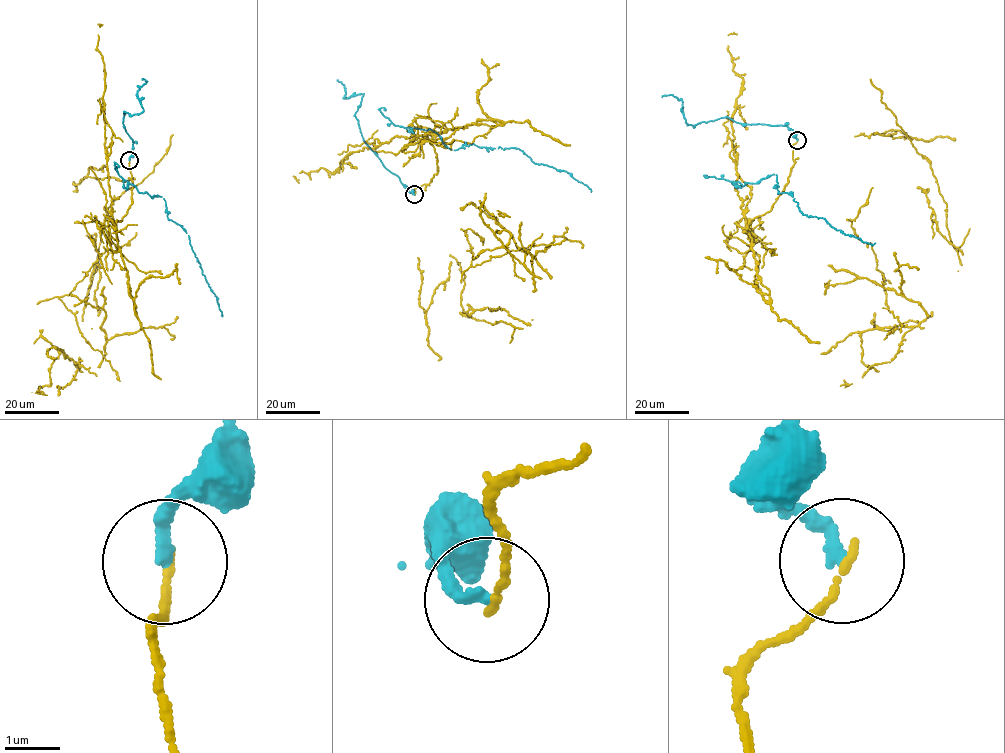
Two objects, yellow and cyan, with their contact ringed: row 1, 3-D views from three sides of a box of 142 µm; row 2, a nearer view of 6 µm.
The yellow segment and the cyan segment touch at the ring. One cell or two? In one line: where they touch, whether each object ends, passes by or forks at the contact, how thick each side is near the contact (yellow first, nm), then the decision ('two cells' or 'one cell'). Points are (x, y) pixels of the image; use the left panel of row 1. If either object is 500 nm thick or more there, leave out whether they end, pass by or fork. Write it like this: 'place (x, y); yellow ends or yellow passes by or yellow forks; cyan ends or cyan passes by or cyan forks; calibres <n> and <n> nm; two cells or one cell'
place (129, 160); yellow ends; cyan ends; calibres 130 and 240 nm; two cells

